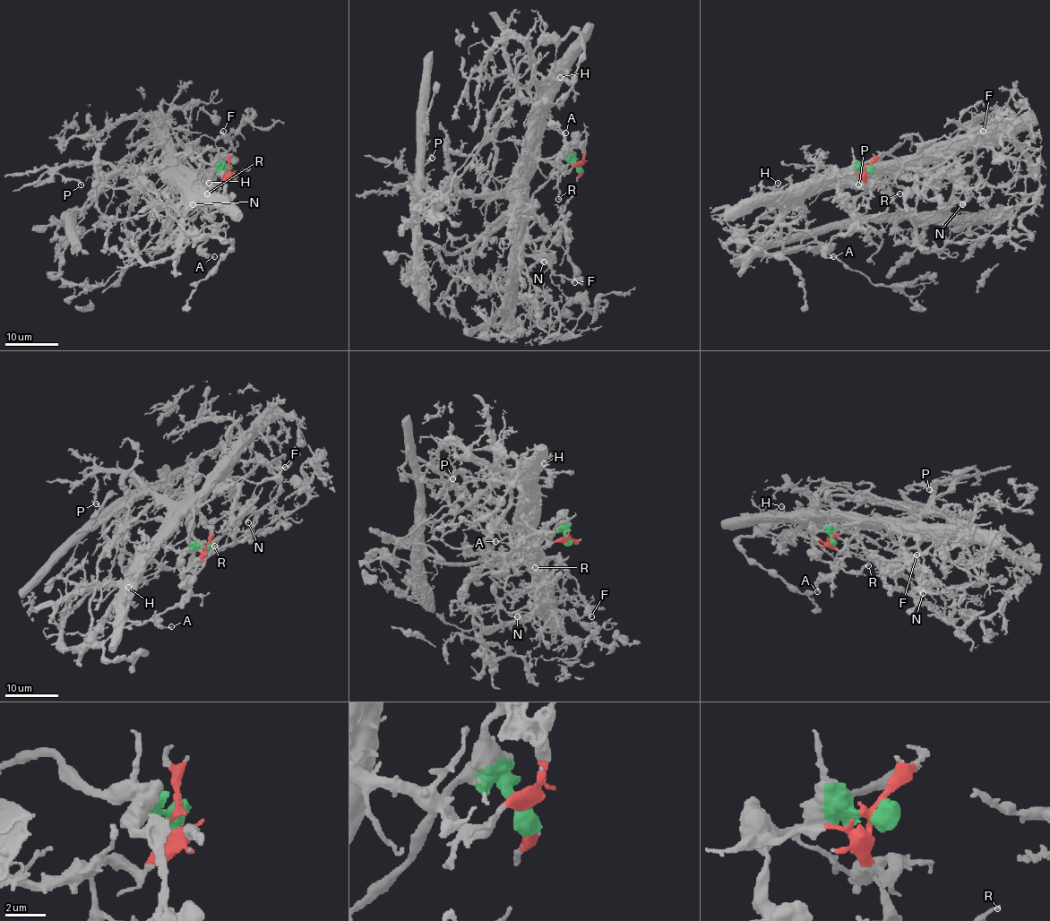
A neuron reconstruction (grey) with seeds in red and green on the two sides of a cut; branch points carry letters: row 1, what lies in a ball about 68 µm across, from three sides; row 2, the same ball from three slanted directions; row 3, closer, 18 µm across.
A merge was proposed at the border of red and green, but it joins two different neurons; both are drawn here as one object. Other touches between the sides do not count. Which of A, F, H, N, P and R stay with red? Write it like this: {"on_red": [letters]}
{"on_red": ["H", "P"]}

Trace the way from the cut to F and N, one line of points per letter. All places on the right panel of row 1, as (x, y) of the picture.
F: (868, 168), (858, 166), (882, 153), (907, 161), (943, 135), (961, 139), (984, 131)
N: (868, 168), (858, 166), (882, 153), (902, 161), (943, 159), (961, 191), (962, 204)

